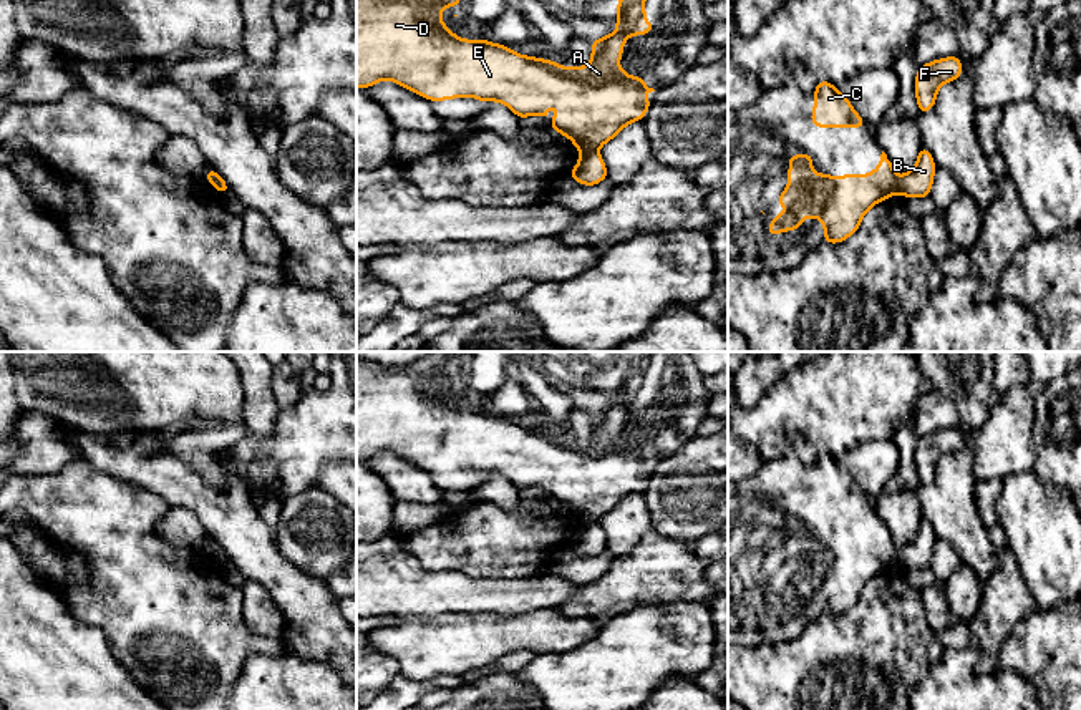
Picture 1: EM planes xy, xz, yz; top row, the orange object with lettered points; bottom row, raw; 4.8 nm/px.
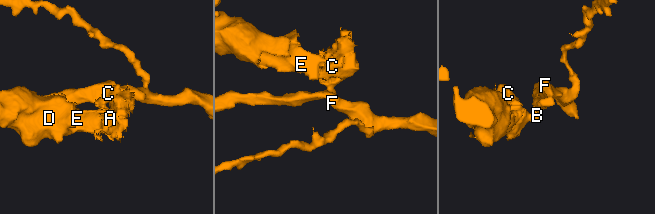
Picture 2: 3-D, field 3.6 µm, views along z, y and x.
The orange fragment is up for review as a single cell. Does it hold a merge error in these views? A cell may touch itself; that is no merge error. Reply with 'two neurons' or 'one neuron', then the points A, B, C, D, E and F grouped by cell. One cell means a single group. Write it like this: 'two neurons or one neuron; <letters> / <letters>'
two neurons; A C D E / B F

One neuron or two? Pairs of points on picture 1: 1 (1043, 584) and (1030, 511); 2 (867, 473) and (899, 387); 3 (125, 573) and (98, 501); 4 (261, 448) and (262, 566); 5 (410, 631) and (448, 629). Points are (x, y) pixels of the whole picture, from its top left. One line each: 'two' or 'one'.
1: one
2: two
3: one
4: two
5: one

